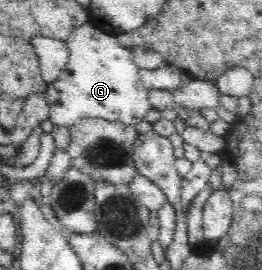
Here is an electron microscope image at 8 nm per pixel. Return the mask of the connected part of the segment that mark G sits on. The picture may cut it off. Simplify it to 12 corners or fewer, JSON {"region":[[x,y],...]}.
{"region":[[87,22],[45,100],[53,124],[151,109],[129,49]]}

